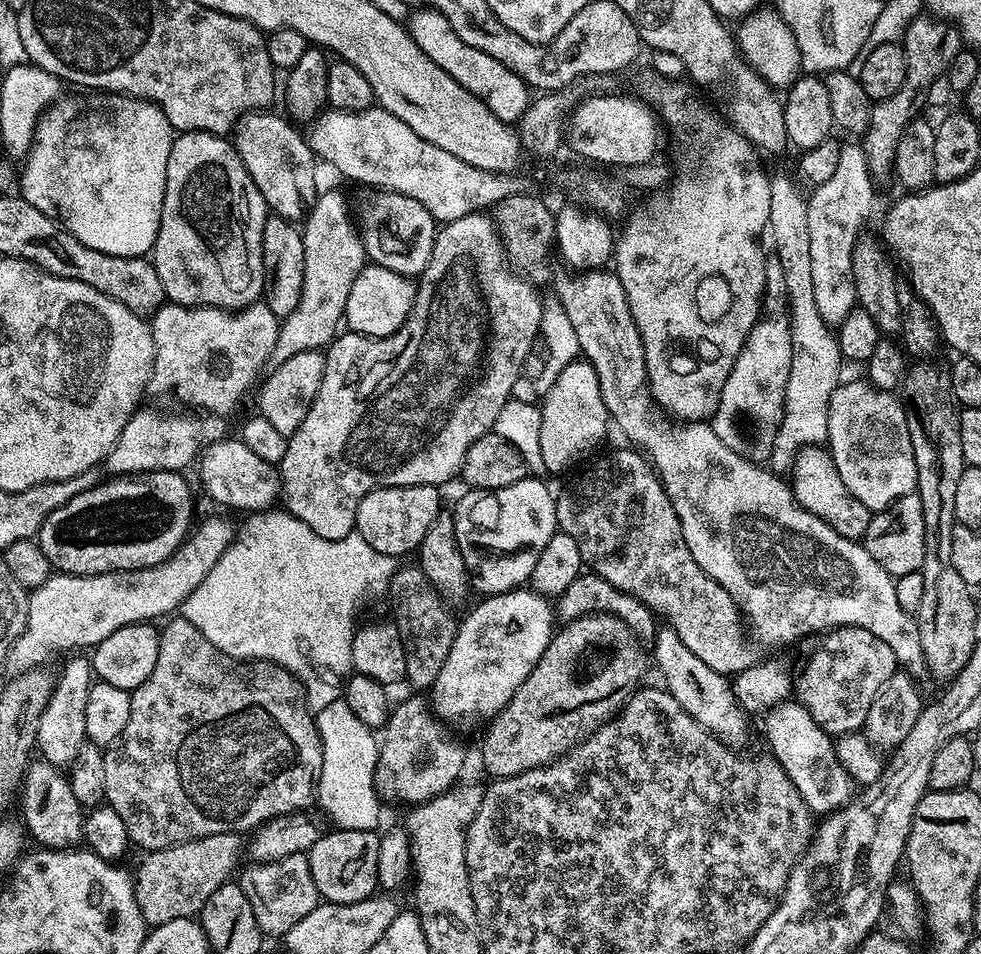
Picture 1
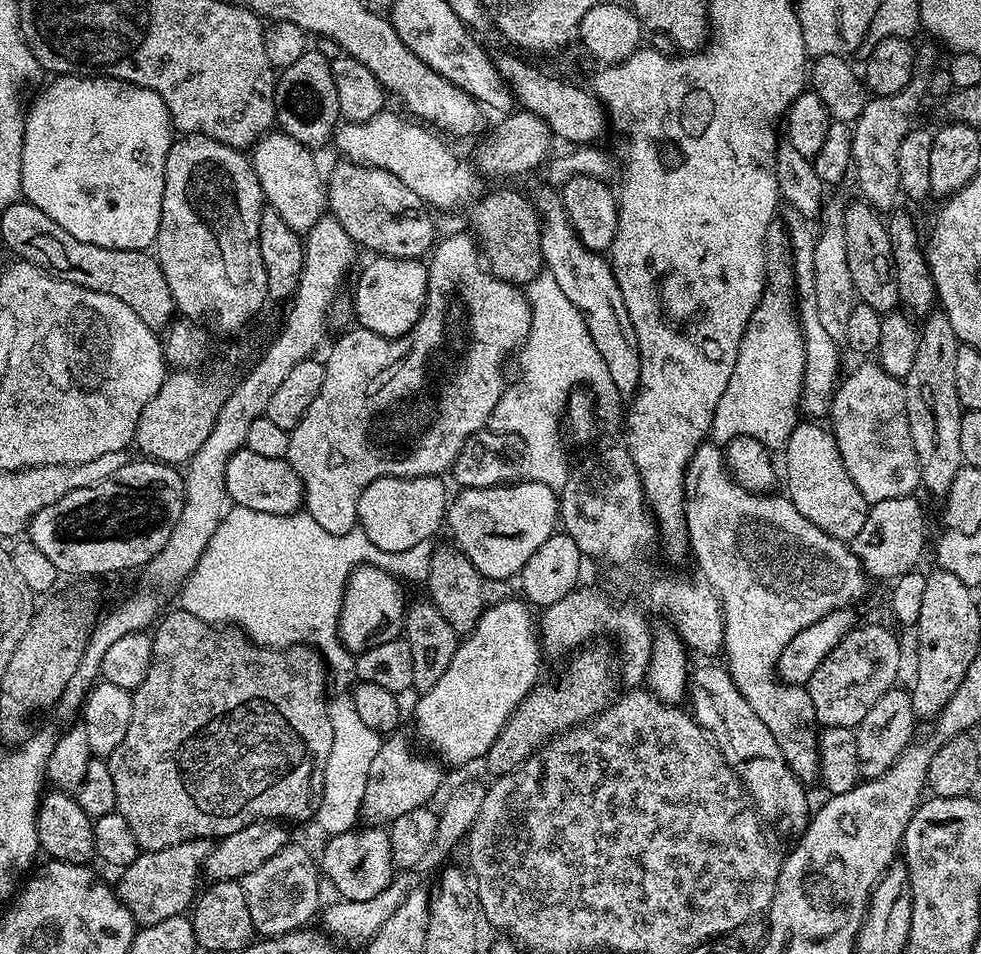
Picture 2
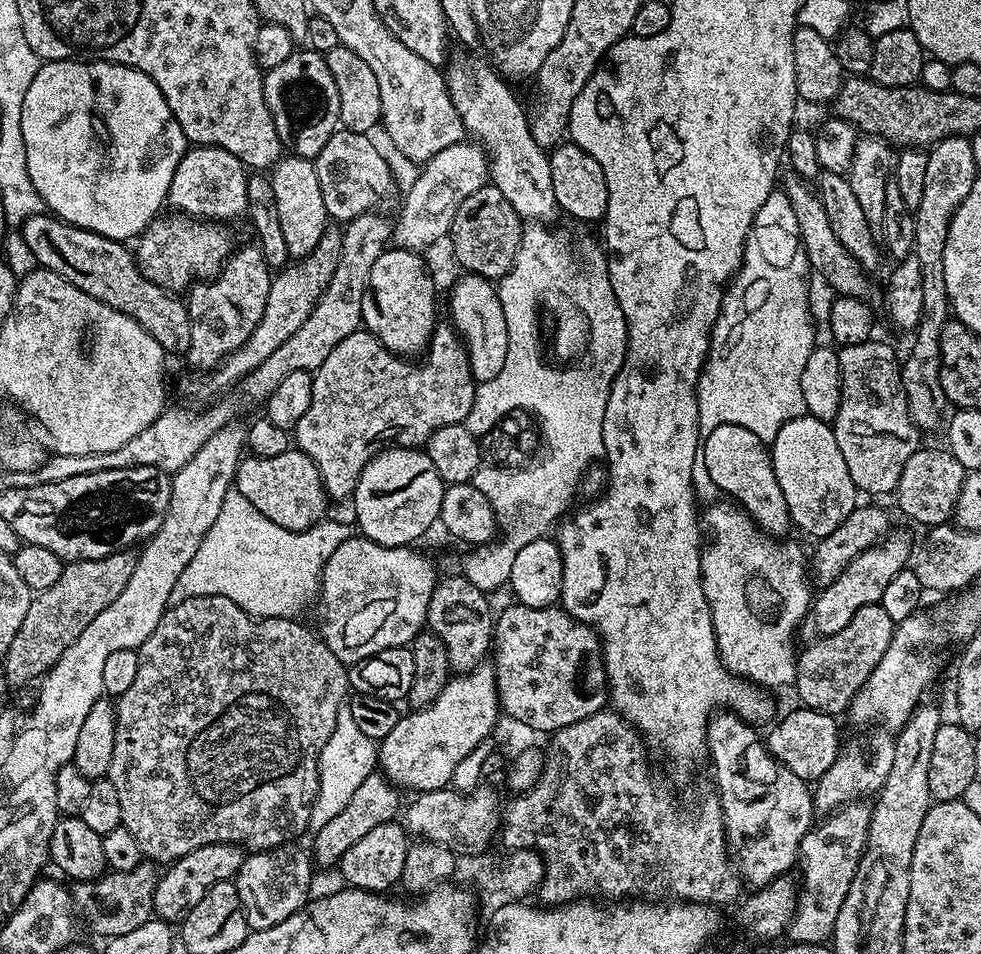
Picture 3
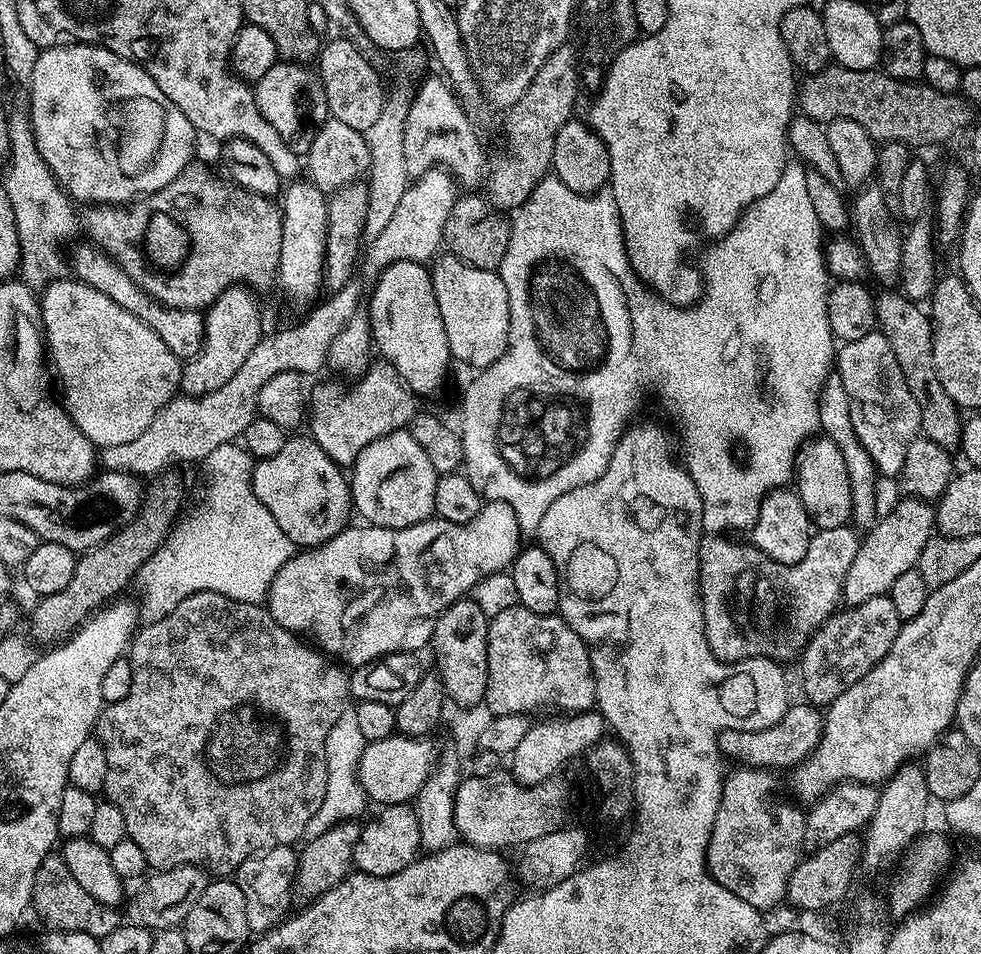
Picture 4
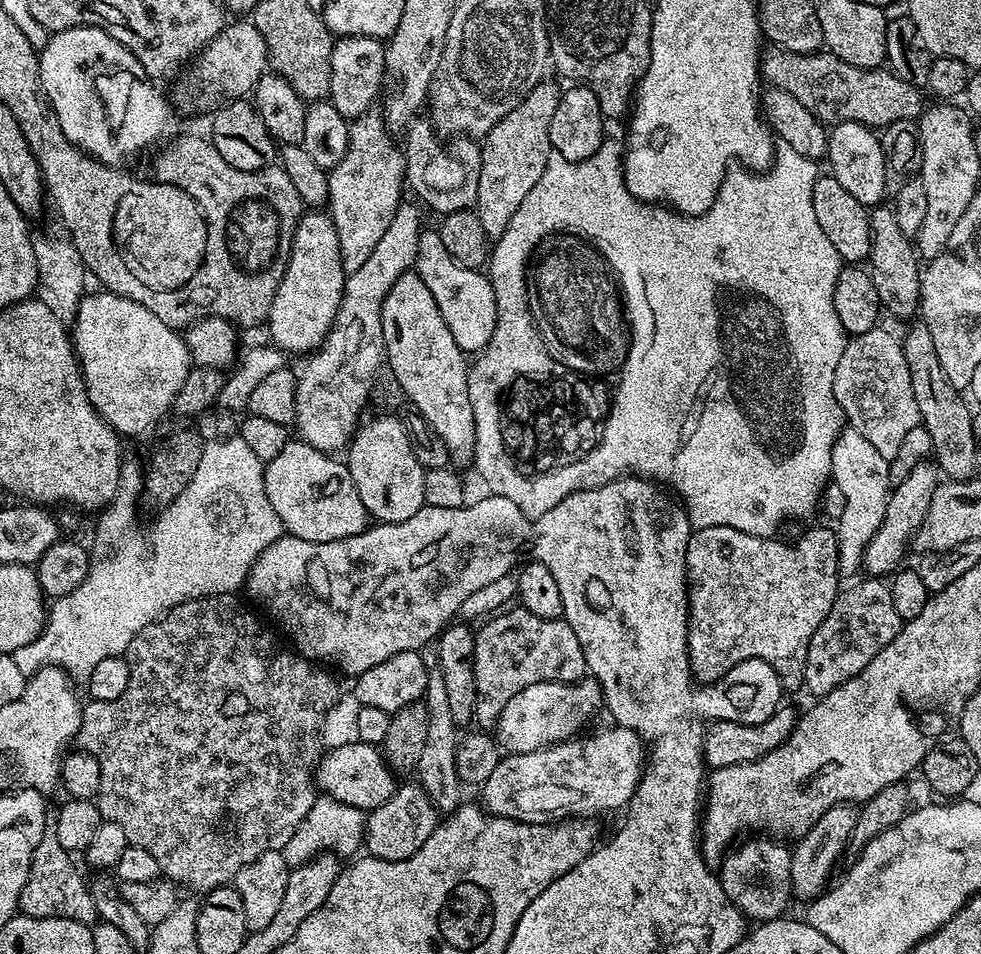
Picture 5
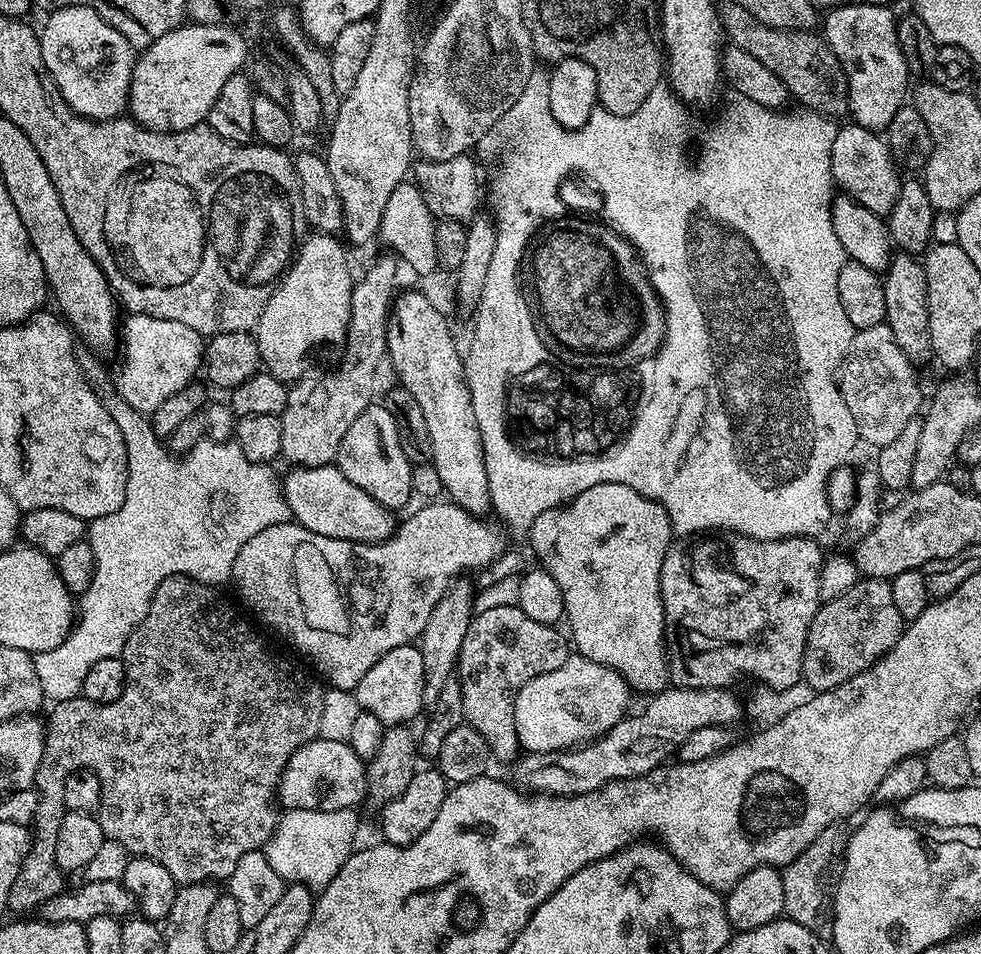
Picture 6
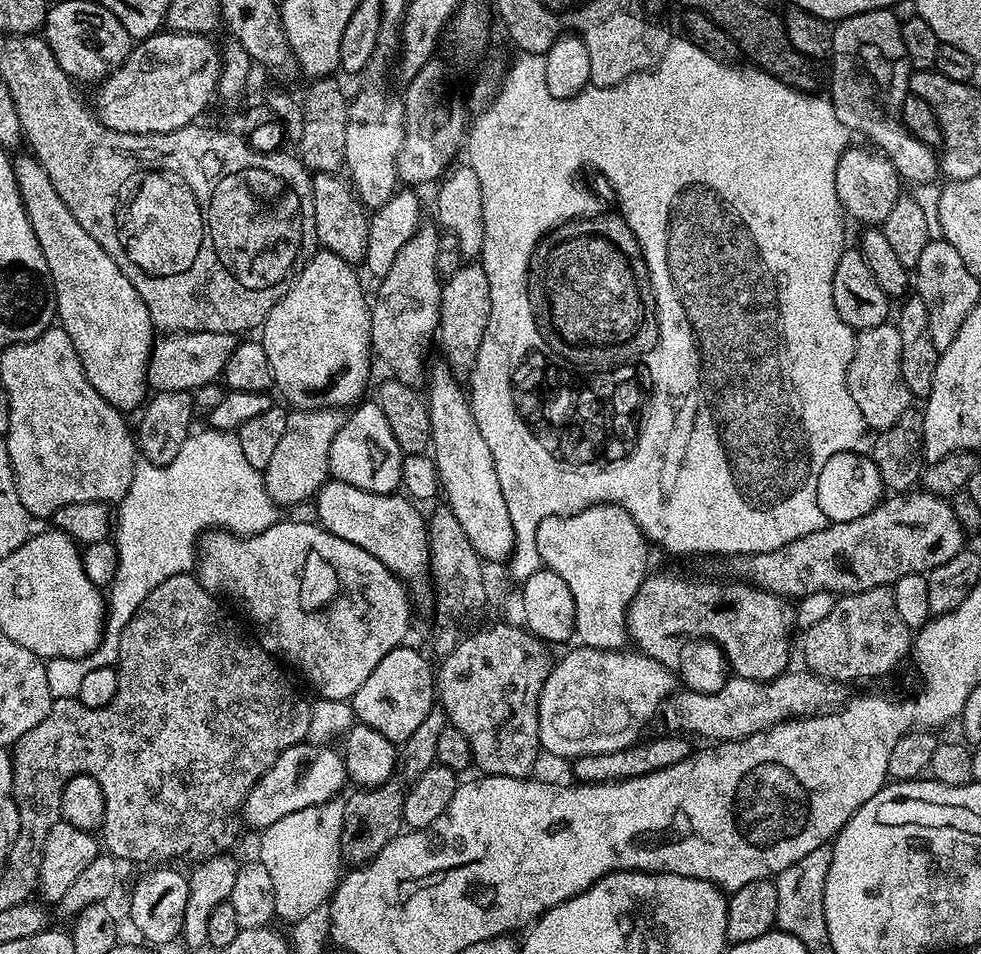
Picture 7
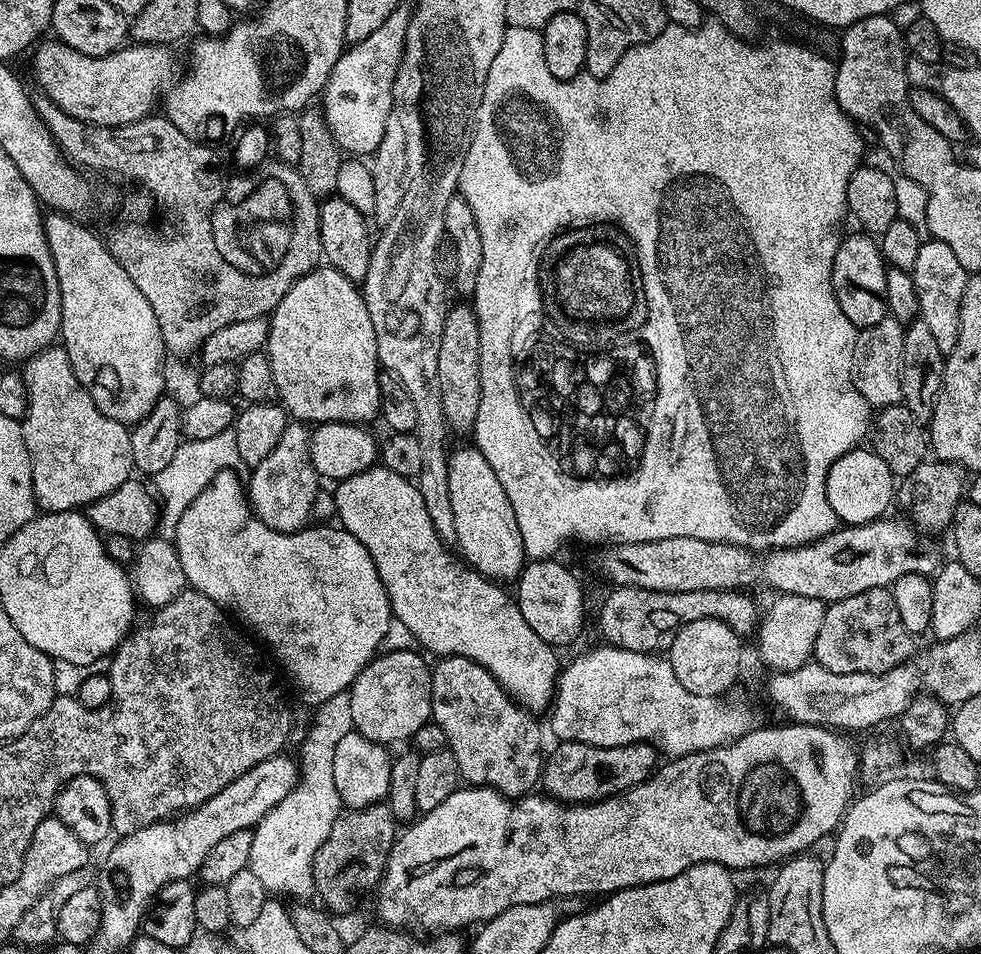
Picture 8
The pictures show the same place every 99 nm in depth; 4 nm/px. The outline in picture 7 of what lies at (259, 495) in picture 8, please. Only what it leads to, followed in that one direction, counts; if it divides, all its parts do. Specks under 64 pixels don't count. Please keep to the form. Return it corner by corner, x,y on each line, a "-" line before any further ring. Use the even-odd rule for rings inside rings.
335,408
292,410
286,418
286,434
278,441
270,466
262,469
264,485
270,498
278,506
295,506
311,501
329,479
328,455
334,434
344,424
345,417

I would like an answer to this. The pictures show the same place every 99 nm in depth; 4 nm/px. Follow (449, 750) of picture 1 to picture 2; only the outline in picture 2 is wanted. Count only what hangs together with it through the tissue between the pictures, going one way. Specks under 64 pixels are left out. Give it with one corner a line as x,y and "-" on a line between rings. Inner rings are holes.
389,735
381,743
378,754
374,754
374,762
370,762
370,778
366,782
360,814
372,826
391,825
392,821
402,818
402,814
410,814
410,810
425,807
432,802
428,800
435,798
436,791
444,780
445,769
435,759
427,760
412,752
407,738
400,735

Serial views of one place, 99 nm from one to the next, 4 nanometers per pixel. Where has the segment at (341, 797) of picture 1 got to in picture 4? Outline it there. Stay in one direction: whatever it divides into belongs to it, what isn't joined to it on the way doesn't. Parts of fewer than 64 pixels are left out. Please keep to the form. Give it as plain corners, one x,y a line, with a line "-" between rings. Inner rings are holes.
349,706
338,714
338,722
330,726
330,734
326,734
326,762
328,763
328,781
326,782
326,798
320,800
314,818
308,820
308,832
317,836
330,826
340,824
344,820
359,817
359,812
366,805
366,797
360,781
356,779
356,767
362,758
365,741
362,730
358,727
358,717
354,715
354,707

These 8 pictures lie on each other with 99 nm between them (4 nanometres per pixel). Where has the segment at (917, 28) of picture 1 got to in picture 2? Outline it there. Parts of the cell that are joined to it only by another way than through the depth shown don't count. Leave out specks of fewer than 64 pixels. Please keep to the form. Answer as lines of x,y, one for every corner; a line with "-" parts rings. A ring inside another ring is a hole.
931,43
919,45
916,53
916,66
917,70
912,73
910,82
898,94
893,96
877,96
869,99
865,103
862,114
857,118
854,127
852,128
852,167
851,171
856,174
856,184
860,187
860,192
865,201
871,204
877,210
889,210
897,207
896,199
901,199
902,193
900,190
900,183
898,182
898,146
902,146
902,138
906,138
906,134
911,132
914,127
912,115
920,108
920,96
922,98
928,96
928,78
929,73
923,72
923,68
932,70
937,67
936,52
931,48

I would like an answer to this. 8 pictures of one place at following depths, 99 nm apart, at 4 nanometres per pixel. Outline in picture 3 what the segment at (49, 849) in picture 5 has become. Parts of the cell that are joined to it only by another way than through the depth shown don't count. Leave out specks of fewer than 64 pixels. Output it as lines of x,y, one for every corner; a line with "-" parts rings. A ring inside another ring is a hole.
142,862
134,870
111,873
97,881
75,883
70,895
79,917
81,914
103,938
111,938
130,933
153,917
153,892
158,880
158,870

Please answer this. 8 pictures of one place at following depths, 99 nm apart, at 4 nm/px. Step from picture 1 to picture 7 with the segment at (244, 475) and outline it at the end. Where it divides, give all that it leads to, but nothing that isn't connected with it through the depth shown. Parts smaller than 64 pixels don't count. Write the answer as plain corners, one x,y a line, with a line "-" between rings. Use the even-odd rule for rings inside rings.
329,479
316,493
314,507
320,527
338,538
346,538
346,542
354,542
354,546
362,546
366,554
374,554
398,579
411,582
429,575
428,526
422,512
420,516
416,509
419,507
407,495
374,494

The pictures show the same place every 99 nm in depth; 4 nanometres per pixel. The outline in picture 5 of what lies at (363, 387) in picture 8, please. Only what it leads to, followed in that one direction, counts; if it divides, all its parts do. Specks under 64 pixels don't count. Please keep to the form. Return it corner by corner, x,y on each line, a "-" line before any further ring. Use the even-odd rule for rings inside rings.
324,210
305,211
296,224
288,265
268,311
267,339
285,354
315,352
328,337
338,314
345,279
338,230
334,230
331,215

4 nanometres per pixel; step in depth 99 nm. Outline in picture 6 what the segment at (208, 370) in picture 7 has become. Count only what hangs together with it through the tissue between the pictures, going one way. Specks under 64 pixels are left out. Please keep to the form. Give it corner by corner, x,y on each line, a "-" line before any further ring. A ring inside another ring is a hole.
135,314
127,318
122,324
124,361
120,364
120,373
114,376
116,392
134,410
151,414
170,394
178,394
178,390
197,379
196,371
201,371
204,362
206,340
198,330
190,330
190,326
182,322

